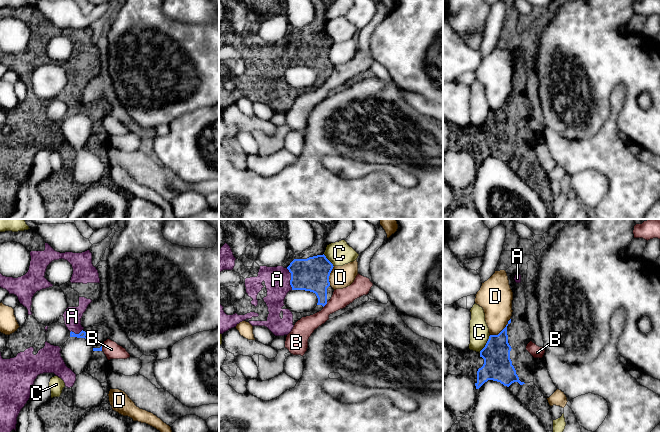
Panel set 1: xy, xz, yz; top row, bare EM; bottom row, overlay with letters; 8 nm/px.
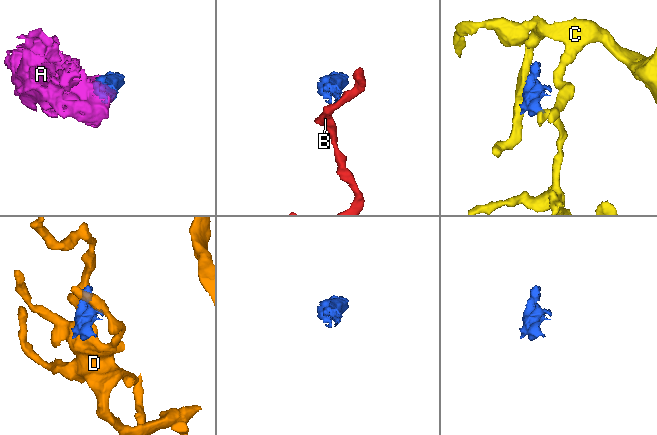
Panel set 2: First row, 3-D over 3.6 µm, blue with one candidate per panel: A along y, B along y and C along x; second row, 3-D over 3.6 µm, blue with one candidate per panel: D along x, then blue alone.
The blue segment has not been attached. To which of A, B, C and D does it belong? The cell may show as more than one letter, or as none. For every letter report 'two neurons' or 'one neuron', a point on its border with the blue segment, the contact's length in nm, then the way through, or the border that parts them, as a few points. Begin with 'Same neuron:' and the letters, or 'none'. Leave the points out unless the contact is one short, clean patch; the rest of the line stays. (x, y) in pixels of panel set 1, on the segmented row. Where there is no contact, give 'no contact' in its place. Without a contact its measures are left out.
Same neuron: A
A: one neuron | xz (291, 279) | 180 nm
B: two neurons | xz (325, 304) | 60 nm | along xz (327, 302), (323, 307)
C: two neurons | yz (486, 344) | 170 nm
D: two neurons | yz (502, 330) | 220 nm

